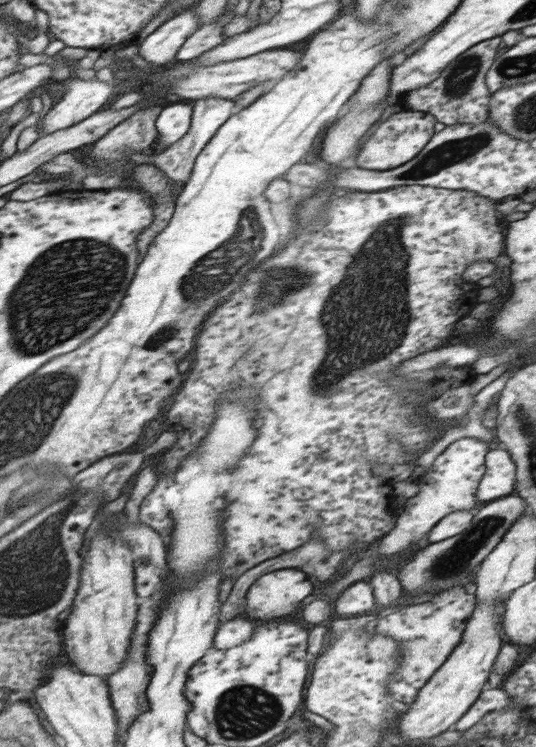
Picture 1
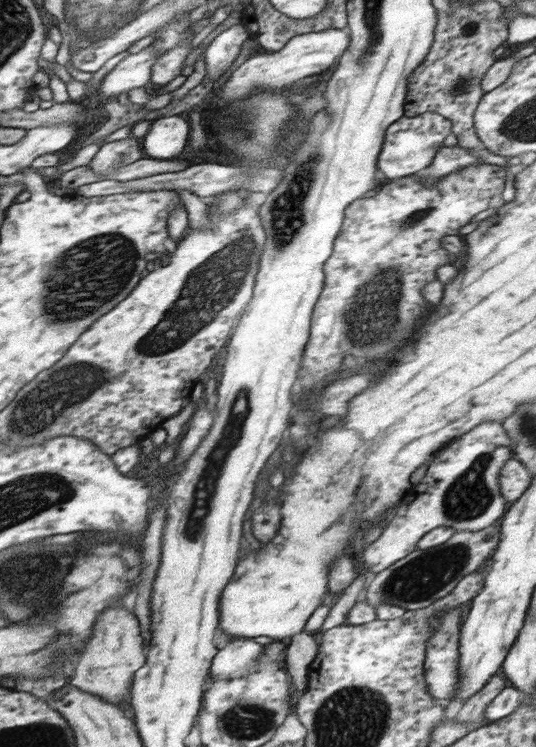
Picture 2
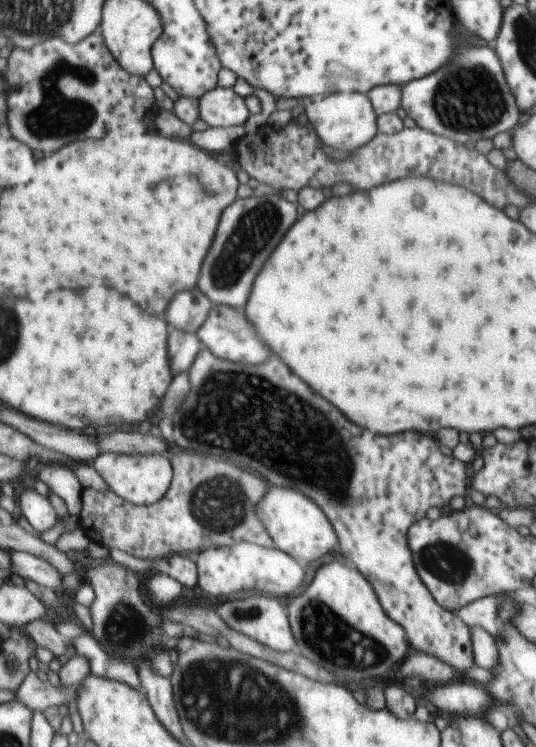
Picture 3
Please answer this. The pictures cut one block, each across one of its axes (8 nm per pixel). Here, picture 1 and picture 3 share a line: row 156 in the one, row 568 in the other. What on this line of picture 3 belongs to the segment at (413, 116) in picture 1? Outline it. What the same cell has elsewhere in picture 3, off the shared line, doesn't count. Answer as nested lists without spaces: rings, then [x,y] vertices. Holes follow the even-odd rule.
[[[202,347],[193,358],[187,377],[188,392],[172,416],[174,447],[199,453],[212,452],[214,456],[230,462],[252,466],[252,470],[258,470],[270,484],[294,488],[311,498],[330,521],[342,556],[350,560],[358,572],[370,580],[370,584],[374,584],[386,616],[402,626],[409,644],[417,651],[451,665],[460,679],[466,677],[462,673],[470,670],[475,663],[470,628],[456,613],[442,608],[426,585],[420,582],[406,546],[406,530],[414,522],[422,520],[428,508],[446,506],[454,496],[469,494],[470,467],[452,456],[444,456],[436,440],[416,432],[374,436],[368,441],[361,439],[360,448],[356,448],[352,442],[358,438],[356,426],[322,396],[312,392],[308,384],[294,376],[276,356],[270,356],[264,364],[246,366],[218,358]],[[346,496],[352,500],[346,502]],[[352,504],[354,512],[360,510],[360,516],[352,514]]]

